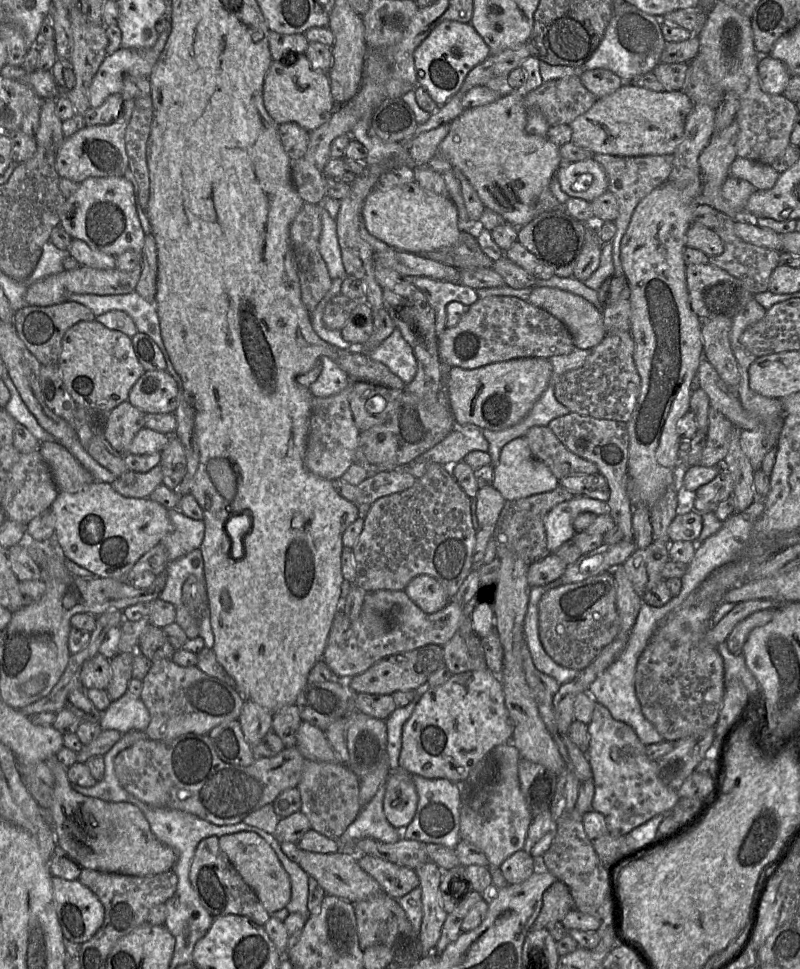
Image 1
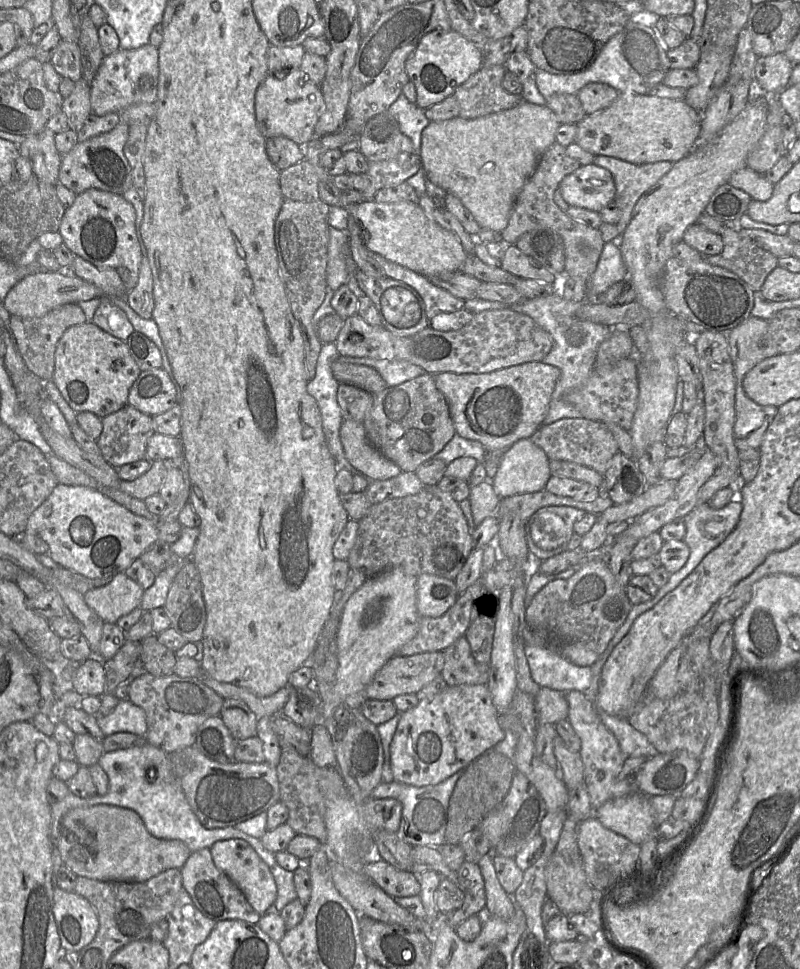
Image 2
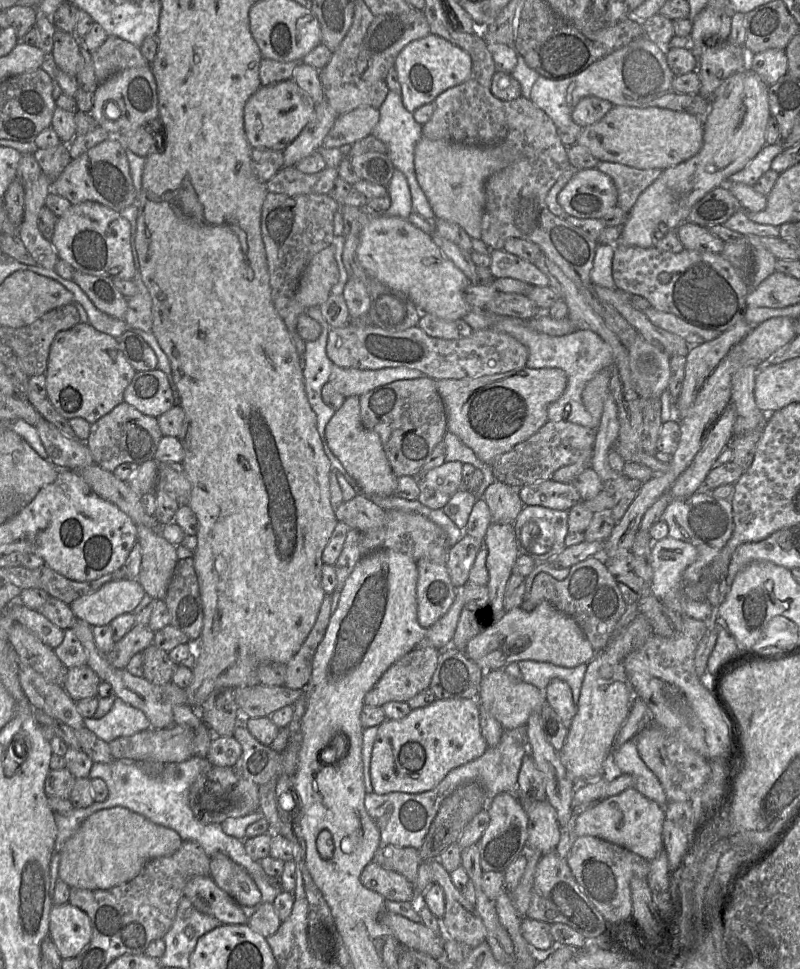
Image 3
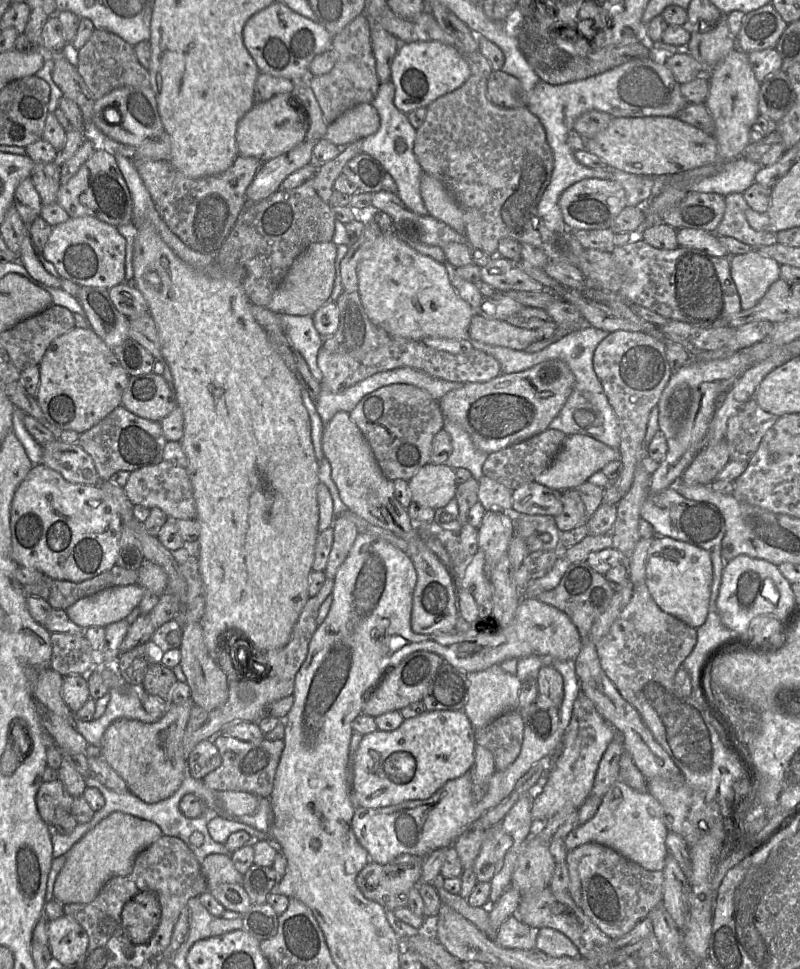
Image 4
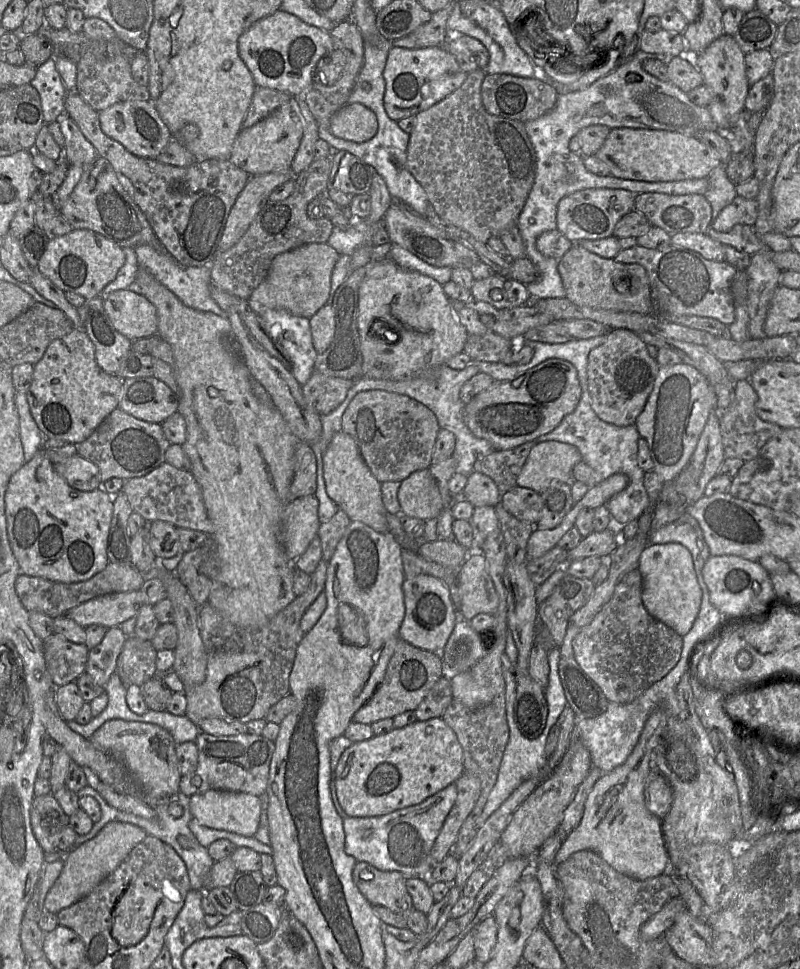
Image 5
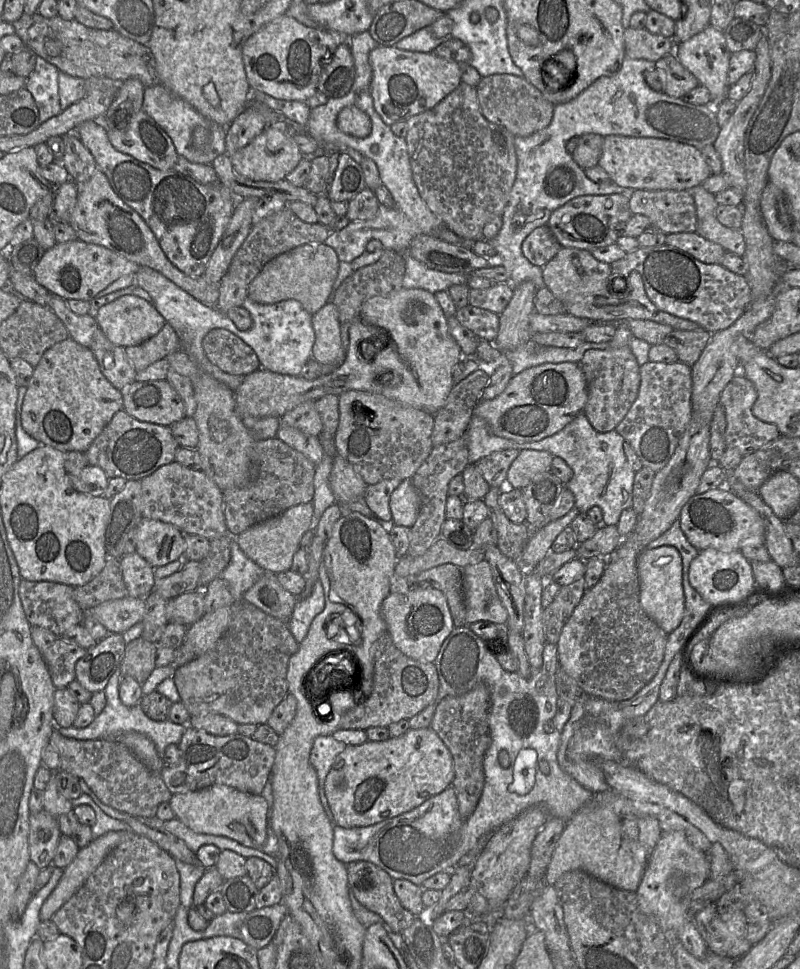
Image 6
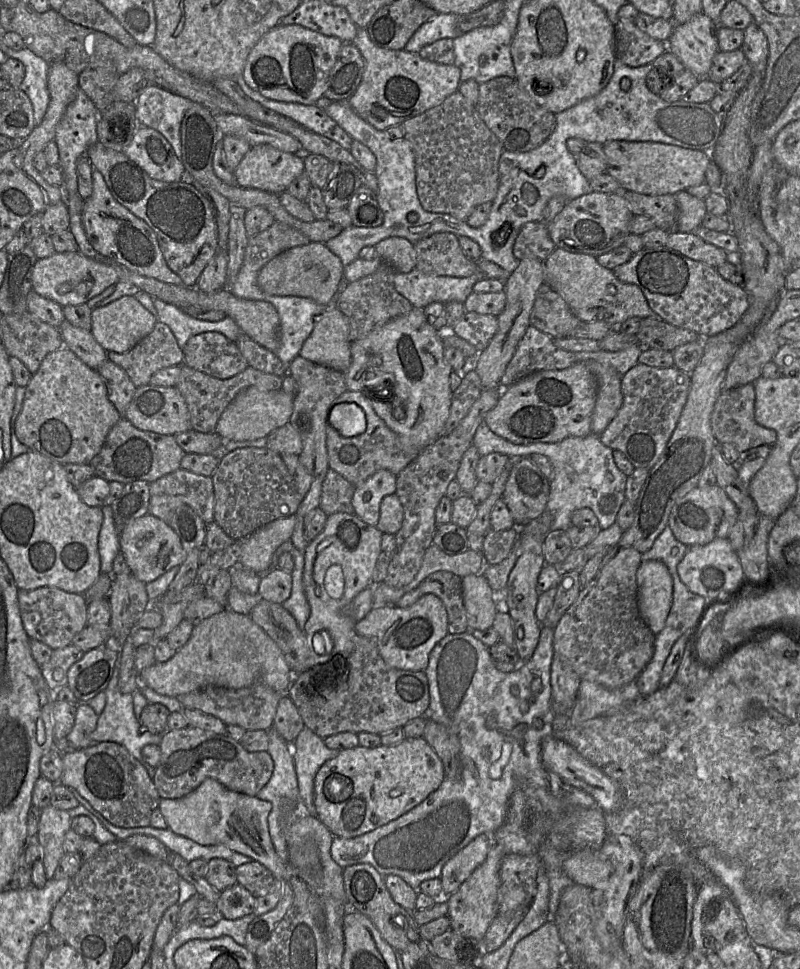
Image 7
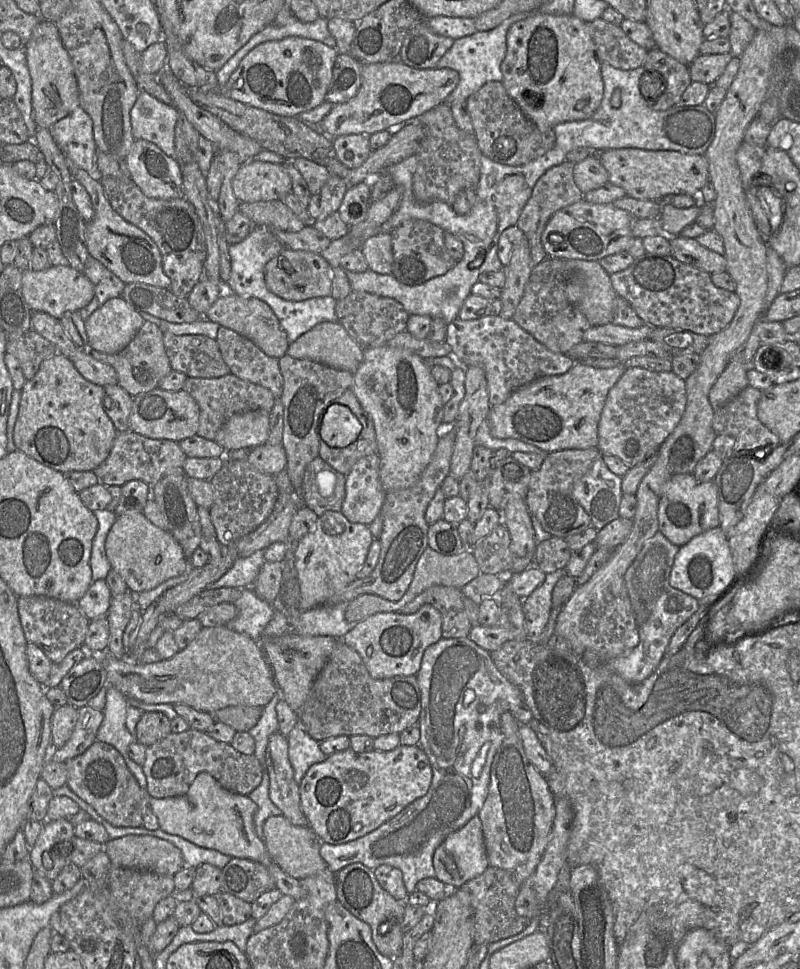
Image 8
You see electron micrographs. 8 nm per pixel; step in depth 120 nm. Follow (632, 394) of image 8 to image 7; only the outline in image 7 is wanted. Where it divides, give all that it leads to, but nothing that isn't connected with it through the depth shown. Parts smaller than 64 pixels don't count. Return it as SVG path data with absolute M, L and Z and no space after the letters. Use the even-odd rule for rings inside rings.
M637 364L622 376L623 404L614 419L599 435L613 451L622 452L635 468L651 469L663 454L686 404L691 373L676 367L657 368Z

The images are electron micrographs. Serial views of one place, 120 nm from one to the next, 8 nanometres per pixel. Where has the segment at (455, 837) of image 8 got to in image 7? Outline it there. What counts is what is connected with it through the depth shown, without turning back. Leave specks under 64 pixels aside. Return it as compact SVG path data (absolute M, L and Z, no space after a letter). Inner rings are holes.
M481 834L454 855L442 868L443 896L454 893L487 858L492 834Z

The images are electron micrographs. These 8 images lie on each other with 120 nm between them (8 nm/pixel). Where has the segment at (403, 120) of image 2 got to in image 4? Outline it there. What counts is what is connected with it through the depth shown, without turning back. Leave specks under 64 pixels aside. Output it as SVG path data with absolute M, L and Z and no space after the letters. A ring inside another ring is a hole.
M389 81L381 83L377 96L370 103L378 112L380 117L380 127L378 131L370 136L358 140L362 153L369 154L376 158L386 172L390 174L397 184L397 195L408 209L416 214L427 216L426 209L421 197L420 184L421 176L424 173L414 154L414 141L417 130L411 125L407 114L401 112L394 104L395 87ZM398 140L403 140L406 148L403 152L398 152L395 147Z

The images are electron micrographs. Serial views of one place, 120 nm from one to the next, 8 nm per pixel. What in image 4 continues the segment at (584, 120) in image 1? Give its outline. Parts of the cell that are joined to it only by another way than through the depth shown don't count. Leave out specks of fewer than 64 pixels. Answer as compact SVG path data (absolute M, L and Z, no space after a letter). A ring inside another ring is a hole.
M612 117L609 125L586 140L585 149L603 160L608 168L646 176L672 176L714 163L718 159L717 142L713 135L684 123L677 117Z

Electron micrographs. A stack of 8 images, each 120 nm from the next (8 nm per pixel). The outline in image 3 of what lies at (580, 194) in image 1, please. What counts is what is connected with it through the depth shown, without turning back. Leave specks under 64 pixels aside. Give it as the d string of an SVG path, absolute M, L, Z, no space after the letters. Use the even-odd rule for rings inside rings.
M596 168L580 169L557 197L565 212L580 219L603 219L617 205L617 190L610 176Z

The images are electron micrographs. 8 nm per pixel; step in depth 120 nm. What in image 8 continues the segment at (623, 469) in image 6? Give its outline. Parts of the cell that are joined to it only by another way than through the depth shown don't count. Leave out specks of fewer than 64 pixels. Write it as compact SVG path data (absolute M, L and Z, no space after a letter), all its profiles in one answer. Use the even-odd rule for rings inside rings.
M602 455L574 485L573 494L592 520L592 527L602 529L620 517L622 477L614 474Z

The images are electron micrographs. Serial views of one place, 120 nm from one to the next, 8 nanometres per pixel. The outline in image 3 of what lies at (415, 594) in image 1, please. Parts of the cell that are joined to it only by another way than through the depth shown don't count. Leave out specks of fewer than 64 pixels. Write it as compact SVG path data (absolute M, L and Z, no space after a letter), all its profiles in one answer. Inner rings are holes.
M425 559L416 561L416 565L417 618L419 624L428 629L448 612L456 598L456 587L446 565Z

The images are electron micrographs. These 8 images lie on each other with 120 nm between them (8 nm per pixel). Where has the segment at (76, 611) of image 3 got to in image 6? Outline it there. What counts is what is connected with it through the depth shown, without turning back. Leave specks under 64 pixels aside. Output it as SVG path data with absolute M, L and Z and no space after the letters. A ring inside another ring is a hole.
M128 595L84 609L84 617L91 616L98 620L108 633L119 634L122 634L134 624L142 622L144 613L145 599Z

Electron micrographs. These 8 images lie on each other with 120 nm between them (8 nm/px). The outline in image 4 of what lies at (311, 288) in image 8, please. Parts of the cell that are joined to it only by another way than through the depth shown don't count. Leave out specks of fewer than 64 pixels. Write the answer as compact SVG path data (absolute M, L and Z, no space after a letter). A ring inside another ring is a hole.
M330 242L313 243L298 255L273 293L267 308L277 314L312 315L330 301L335 281L337 245Z

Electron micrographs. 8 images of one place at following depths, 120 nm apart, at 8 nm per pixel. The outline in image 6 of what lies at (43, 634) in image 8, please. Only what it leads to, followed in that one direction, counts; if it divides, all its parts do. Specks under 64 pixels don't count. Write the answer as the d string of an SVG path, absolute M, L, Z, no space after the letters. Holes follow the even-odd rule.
M22 579L19 584L19 597L29 624L48 629L57 637L61 637L73 626L82 624L84 610L74 599L73 591L73 587L62 583Z

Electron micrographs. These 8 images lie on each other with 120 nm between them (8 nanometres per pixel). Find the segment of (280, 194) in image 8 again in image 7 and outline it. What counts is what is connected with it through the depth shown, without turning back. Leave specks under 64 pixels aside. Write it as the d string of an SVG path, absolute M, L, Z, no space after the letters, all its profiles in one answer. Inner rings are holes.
M259 144L250 147L234 170L235 185L280 194L303 172L303 158Z

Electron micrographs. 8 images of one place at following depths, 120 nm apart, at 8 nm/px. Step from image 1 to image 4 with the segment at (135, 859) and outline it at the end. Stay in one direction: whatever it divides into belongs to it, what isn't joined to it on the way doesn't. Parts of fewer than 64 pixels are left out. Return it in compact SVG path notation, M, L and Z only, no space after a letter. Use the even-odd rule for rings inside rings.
M119 811L112 812L67 852L65 863L54 883L53 898L62 904L93 901L112 877L128 875L136 856L161 836L160 827L151 821Z

